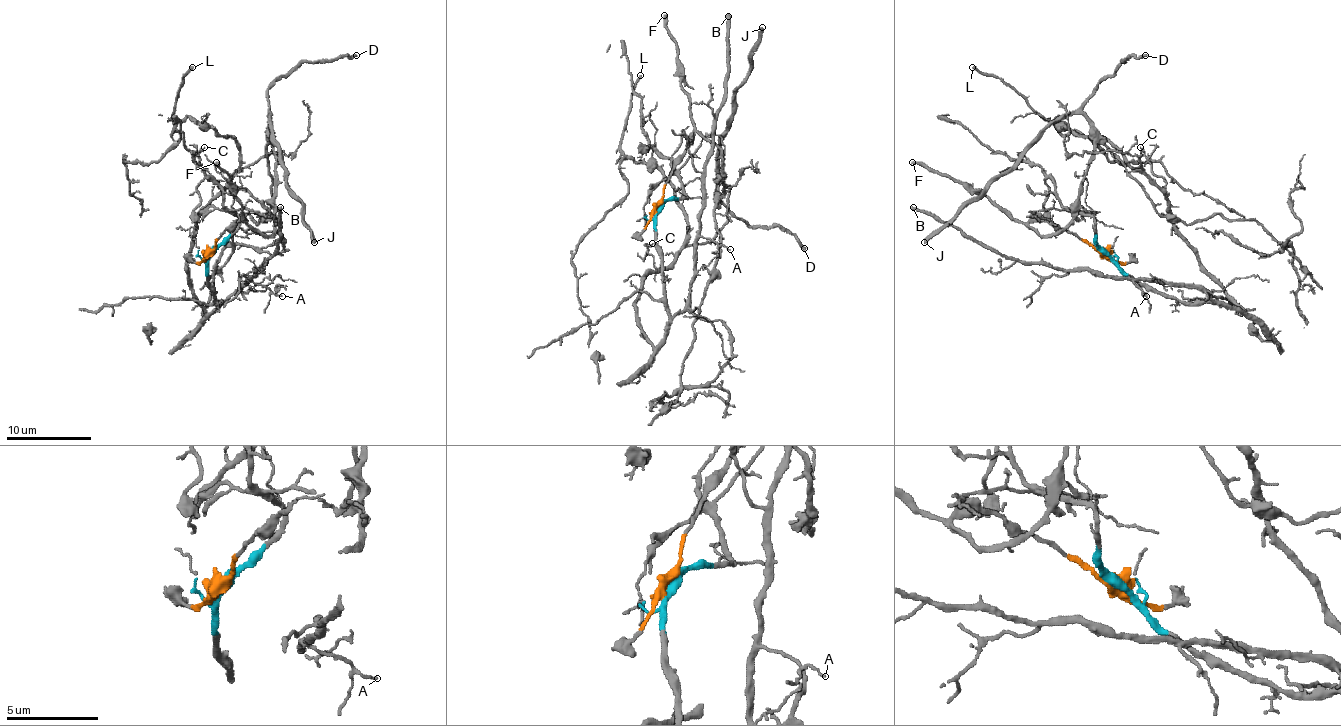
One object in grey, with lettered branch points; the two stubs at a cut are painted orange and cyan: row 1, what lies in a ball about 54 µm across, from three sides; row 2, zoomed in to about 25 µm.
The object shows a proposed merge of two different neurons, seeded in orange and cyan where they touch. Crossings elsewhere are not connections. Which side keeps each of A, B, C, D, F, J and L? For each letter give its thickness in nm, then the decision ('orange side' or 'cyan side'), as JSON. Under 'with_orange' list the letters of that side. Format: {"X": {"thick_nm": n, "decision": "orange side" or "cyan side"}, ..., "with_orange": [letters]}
{"A": {"thick_nm": 120, "decision": "cyan side"}, "B": {"thick_nm": 320, "decision": "cyan side"}, "C": {"thick_nm": 200, "decision": "cyan side"}, "D": {"thick_nm": 280, "decision": "orange side"}, "F": {"thick_nm": 300, "decision": "orange side"}, "J": {"thick_nm": 300, "decision": "orange side"}, "L": {"thick_nm": 240, "decision": "cyan side"}, "with_orange": ["D", "F", "J"]}

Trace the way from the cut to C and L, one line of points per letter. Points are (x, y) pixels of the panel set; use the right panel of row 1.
C: (1106, 254), (1135, 279), (1186, 302), (1229, 305), (1241, 313), (1173, 224), (1165, 179), (1148, 162), (1139, 147)
L: (1106, 254), (1186, 302), (1241, 313), (1154, 183), (1101, 137), (1078, 137), (972, 67)

